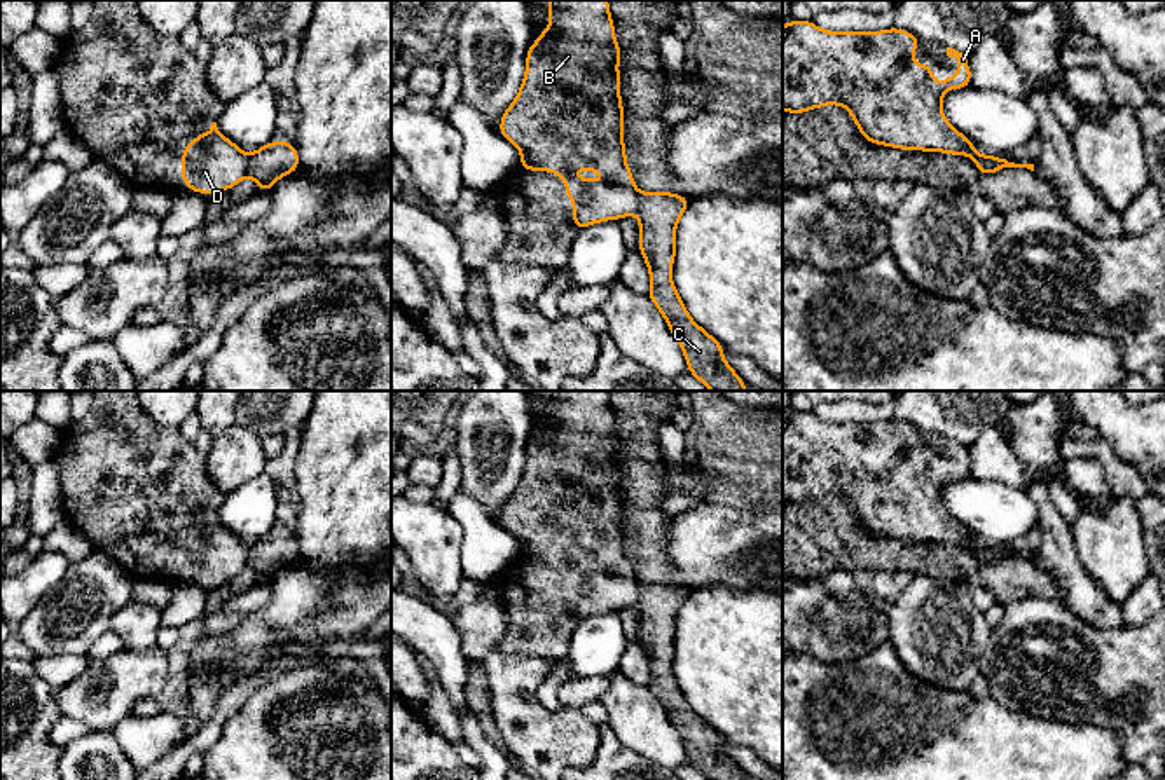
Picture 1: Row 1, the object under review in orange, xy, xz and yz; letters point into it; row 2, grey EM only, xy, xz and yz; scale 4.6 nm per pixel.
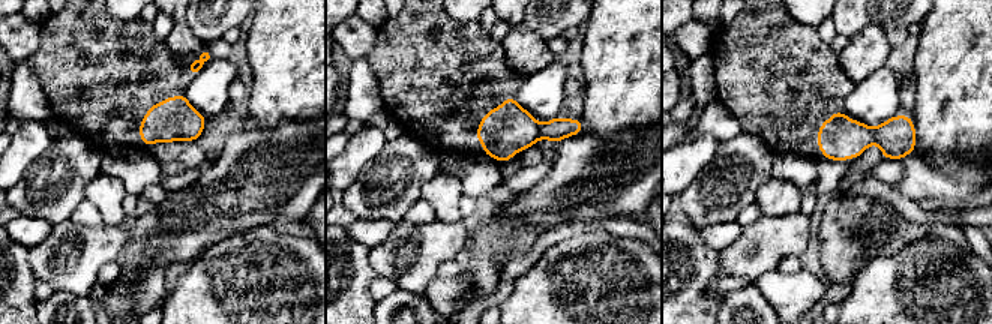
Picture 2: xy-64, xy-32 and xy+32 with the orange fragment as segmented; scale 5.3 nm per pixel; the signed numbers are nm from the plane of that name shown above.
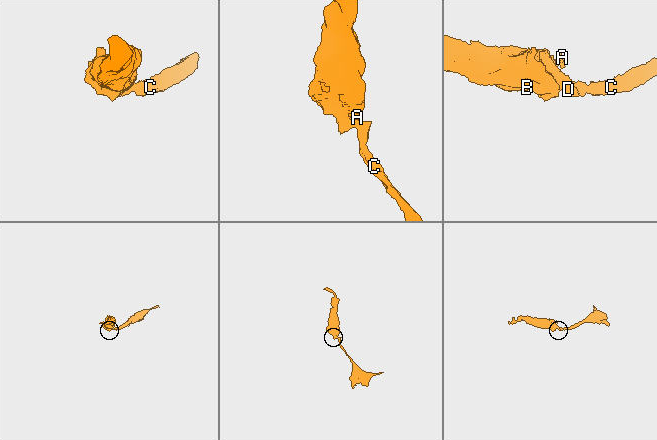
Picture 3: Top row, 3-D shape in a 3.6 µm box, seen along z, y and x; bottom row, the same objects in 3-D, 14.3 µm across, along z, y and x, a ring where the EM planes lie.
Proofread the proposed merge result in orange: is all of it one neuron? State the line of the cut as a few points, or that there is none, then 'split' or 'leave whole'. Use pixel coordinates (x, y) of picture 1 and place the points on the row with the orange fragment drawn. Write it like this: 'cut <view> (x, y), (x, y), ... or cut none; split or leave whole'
cut xy (245, 156), (247, 173); split

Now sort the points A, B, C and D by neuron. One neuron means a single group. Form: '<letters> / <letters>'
A B D / C

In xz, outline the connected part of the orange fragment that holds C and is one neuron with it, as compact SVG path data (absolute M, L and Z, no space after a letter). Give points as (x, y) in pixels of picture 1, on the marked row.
M639 194L639 251L651 277L648 297L678 340L690 375L711 391L746 391L748 384L723 359L723 346L690 318L669 276L676 258L676 225L688 204L690 199L679 194Z

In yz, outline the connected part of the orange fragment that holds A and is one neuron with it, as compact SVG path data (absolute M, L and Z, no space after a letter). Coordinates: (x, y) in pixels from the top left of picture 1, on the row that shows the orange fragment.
M791 19L782 26L782 110L803 113L830 103L847 106L866 141L900 150L943 152L975 159L975 145L943 115L941 99L952 89L971 86L968 56L947 47L961 66L952 79L933 84L933 66L915 65L912 52L919 37L887 28L884 31L826 31L812 21Z

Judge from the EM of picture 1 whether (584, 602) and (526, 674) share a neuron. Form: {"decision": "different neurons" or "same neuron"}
{"decision": "different neurons"}

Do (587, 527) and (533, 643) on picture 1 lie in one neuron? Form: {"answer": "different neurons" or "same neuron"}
{"answer": "same neuron"}

